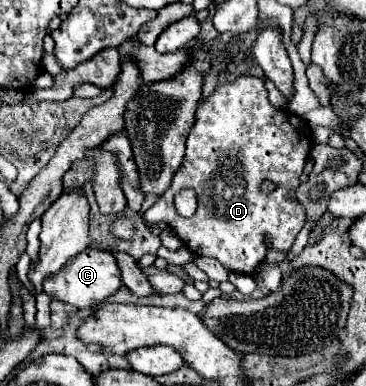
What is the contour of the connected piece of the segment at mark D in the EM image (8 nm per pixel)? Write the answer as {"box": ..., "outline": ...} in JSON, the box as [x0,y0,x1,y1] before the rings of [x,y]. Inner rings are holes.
{"box":[144,75,312,275],"outline":[[[240,75],[234,83],[220,83],[214,93],[198,105],[196,123],[186,139],[184,161],[174,173],[172,185],[166,189],[166,195],[162,195],[144,213],[144,221],[148,225],[164,221],[174,233],[178,233],[178,237],[194,255],[218,259],[228,271],[252,275],[264,263],[268,247],[290,249],[296,235],[304,227],[304,209],[302,203],[296,201],[294,193],[300,185],[298,177],[302,175],[304,163],[310,155],[310,145],[312,137],[308,123],[288,111],[274,109],[268,101],[268,91],[262,79]],[[264,179],[270,179],[276,185],[270,195],[260,193],[260,183]],[[186,187],[196,189],[198,195],[198,209],[190,219],[180,217],[174,209],[174,193]]]}

